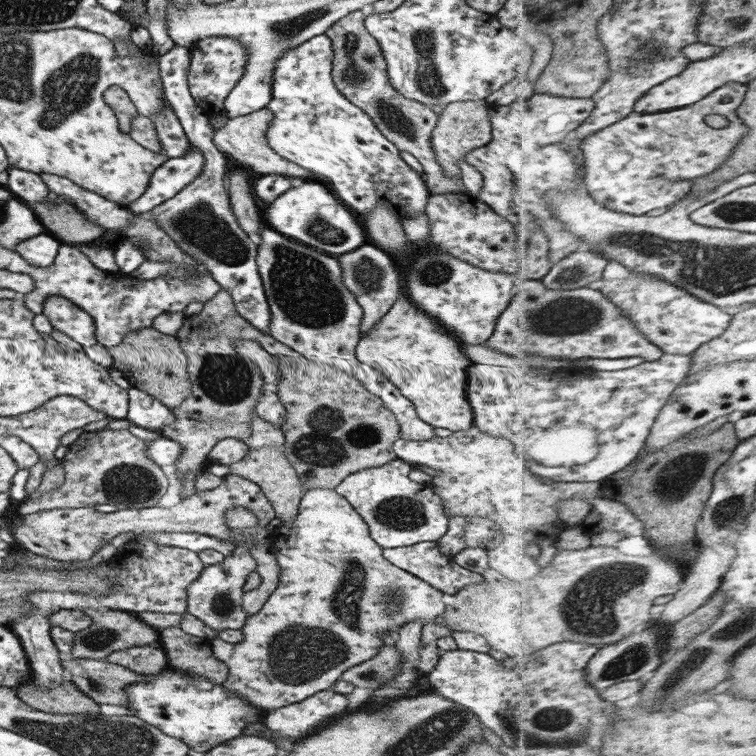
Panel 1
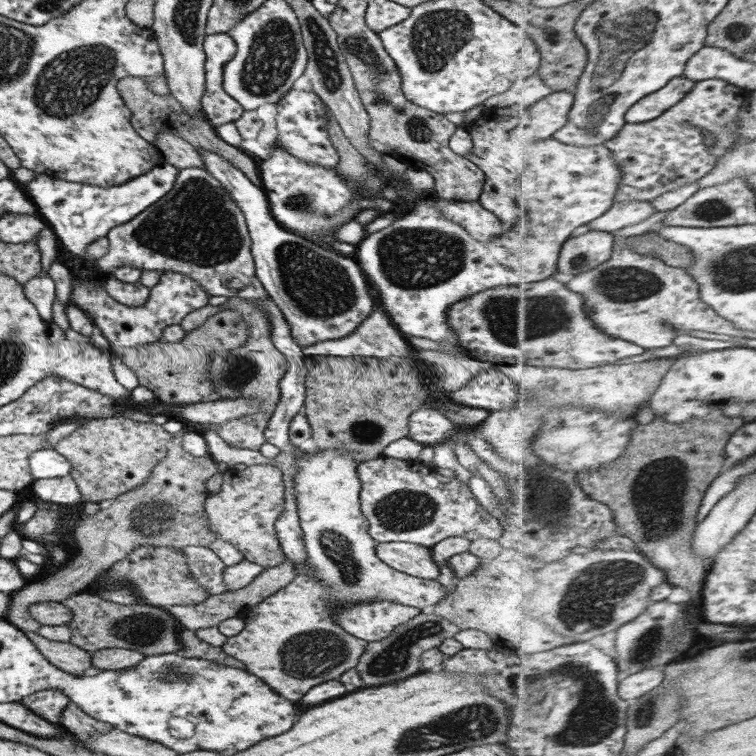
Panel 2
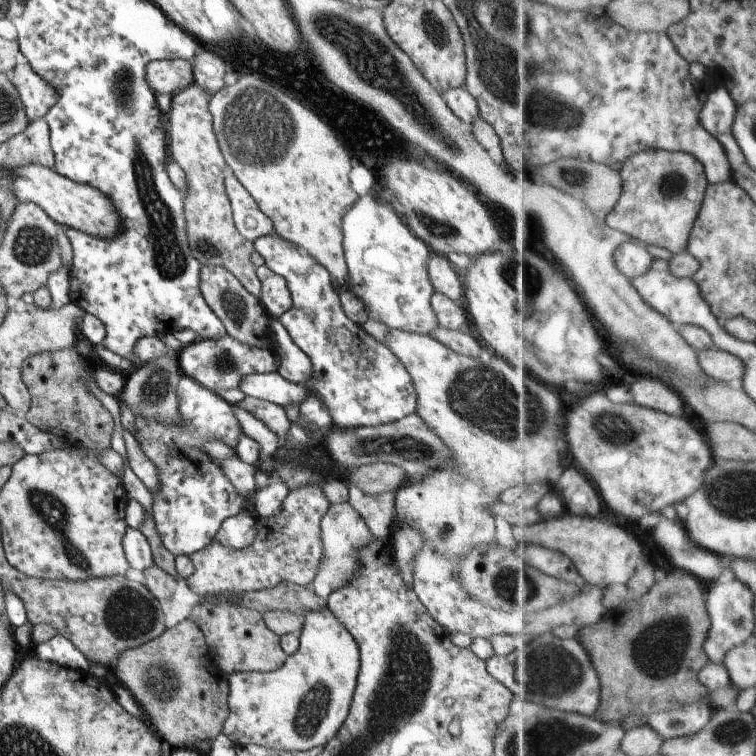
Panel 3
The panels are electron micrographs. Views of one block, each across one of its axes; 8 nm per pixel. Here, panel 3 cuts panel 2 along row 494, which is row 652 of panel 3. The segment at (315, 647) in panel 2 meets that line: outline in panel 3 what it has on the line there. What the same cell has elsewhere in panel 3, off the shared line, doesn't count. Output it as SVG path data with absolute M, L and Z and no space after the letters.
M327 607L305 611L297 637L298 649L287 656L277 670L266 673L243 671L226 674L228 715L222 724L222 732L235 746L251 743L267 748L314 752L341 726L357 682L359 653L356 642Z

